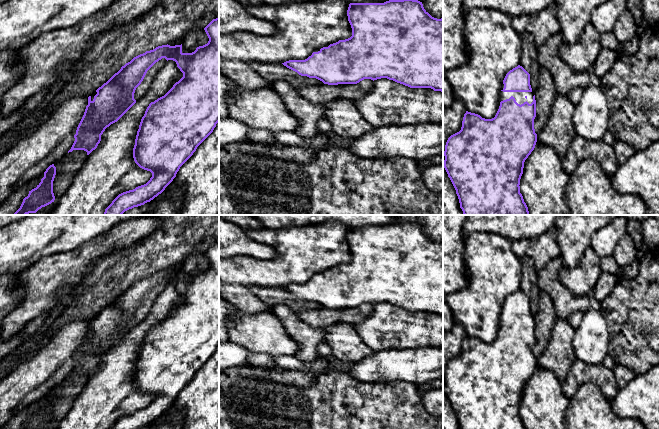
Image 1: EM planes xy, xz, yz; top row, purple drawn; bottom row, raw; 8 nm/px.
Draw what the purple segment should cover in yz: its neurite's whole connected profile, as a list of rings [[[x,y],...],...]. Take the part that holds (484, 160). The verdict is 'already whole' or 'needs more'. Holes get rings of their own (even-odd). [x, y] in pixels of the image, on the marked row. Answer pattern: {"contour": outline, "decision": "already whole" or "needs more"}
{"contour": [[[520,65],[503,80],[500,106],[494,118],[485,119],[466,111],[461,130],[448,138],[444,151],[444,168],[464,215],[530,215],[519,185],[524,162],[537,142],[535,117],[530,74]]], "decision": "needs more"}

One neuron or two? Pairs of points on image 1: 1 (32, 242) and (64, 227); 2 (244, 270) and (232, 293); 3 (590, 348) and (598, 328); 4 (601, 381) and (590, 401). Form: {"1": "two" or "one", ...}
{"1": "one", "2": "two", "3": "one", "4": "two"}

